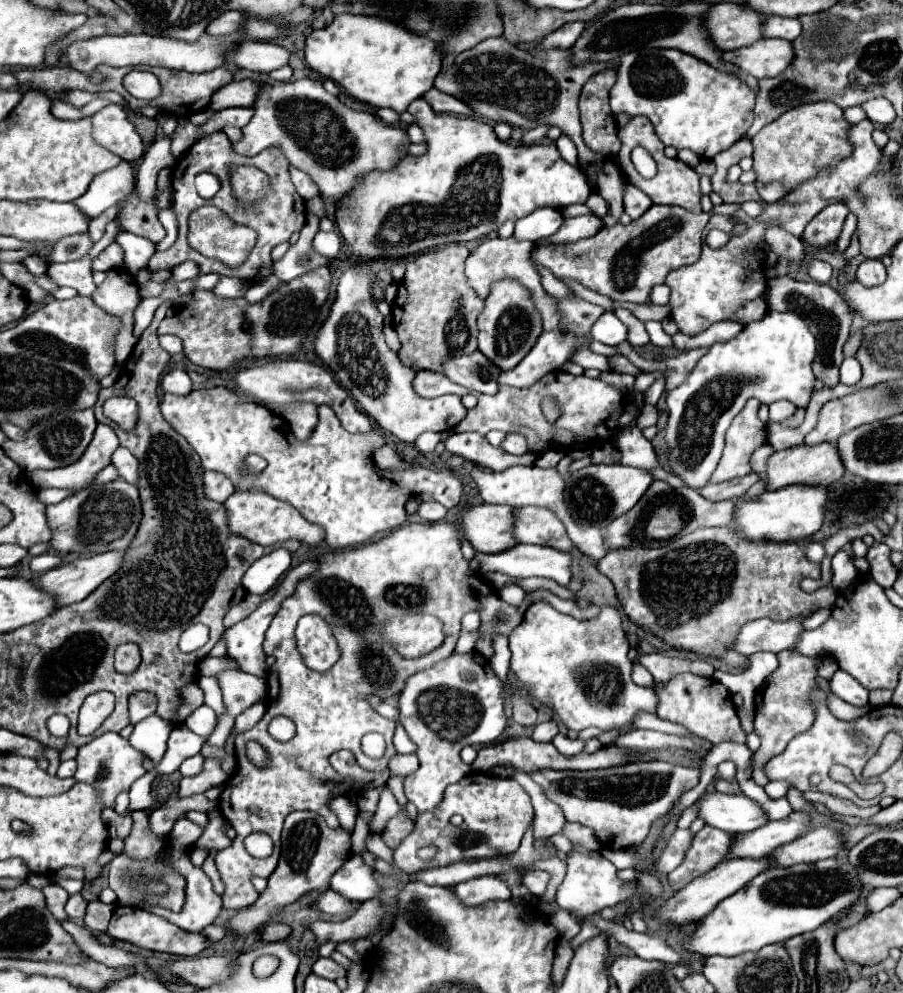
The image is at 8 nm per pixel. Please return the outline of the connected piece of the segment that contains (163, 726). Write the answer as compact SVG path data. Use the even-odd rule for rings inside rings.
M150 714L148 718L140 720L134 726L134 732L130 736L130 744L144 752L152 762L158 762L166 750L166 740L172 732L172 726L164 720L158 718L158 714Z

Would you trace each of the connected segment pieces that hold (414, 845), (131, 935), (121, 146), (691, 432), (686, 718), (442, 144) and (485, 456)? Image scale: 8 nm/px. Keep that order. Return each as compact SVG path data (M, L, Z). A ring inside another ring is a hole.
M470 772L460 782L446 788L442 802L434 810L418 812L414 830L394 850L394 862L402 872L413 874L470 858L494 858L498 854L512 854L518 850L530 822L530 796L516 780L500 780L492 774ZM424 846L436 846L436 856L430 860L420 859L417 853Z
M118 906L112 914L112 920L108 924L108 934L114 940L122 940L122 942L130 942L134 946L146 948L146 950L154 950L154 952L166 952L166 954L176 954L176 956L198 956L206 946L206 938L202 934L192 934L186 930L180 930L178 926L166 922L160 916L154 914L146 914L140 908L132 908L132 906Z
M122 106L104 108L96 112L90 120L92 120L92 138L100 146L118 154L126 162L136 162L142 158L144 144L136 134L134 126L128 122L126 110Z
M770 310L762 320L742 328L738 336L718 342L698 360L682 386L668 392L666 424L666 464L670 472L684 480L684 486L700 490L708 484L724 450L724 436L734 416L746 400L756 398L762 404L788 400L806 406L814 388L810 364L816 354L816 338L802 318Z
M641 664L633 666L631 678L634 683L644 686L653 687L653 690L660 698L658 704L658 716L662 720L674 722L684 726L690 734L704 738L712 744L722 742L722 740L732 740L732 742L744 742L746 734L740 726L740 720L736 716L736 708L732 704L730 692L713 678L700 678L694 674L680 674L666 682L666 686L658 690L654 686L652 675Z
M418 98L414 100L410 106L408 106L408 112L416 118L416 124L420 124L420 128L424 132L430 132L430 148L426 154L422 156L404 156L398 166L394 166L392 170L388 172L368 172L368 174L362 174L358 178L358 182L354 184L354 188L342 196L338 202L336 202L336 226L340 230L340 236L344 238L344 244L348 246L350 254L356 258L356 262L366 262L366 260L380 260L380 258L386 258L386 260L392 260L392 258L402 258L402 256L414 256L422 250L428 250L428 248L434 248L434 246L444 246L444 244L452 244L452 242L470 242L470 240L476 240L476 238L482 238L482 236L488 236L490 232L496 232L506 220L520 220L528 214L532 214L534 210L538 208L544 208L544 206L550 206L550 208L566 208L570 204L584 204L588 200L588 194L586 194L586 184L588 180L584 178L584 174L568 164L566 160L562 158L556 158L560 156L556 146L554 144L530 144L530 146L516 146L516 144L508 144L508 142L502 142L496 138L494 134L494 128L482 120L472 120L472 118L464 118L464 116L452 116L452 114L436 114L430 104L424 100L424 98Z
M464 432L464 434L450 434L446 440L446 450L454 456L462 456L464 460L470 460L472 464L480 468L488 468L492 472L506 470L514 464L532 466L536 460L536 454L528 454L528 460L524 456L510 456L502 448L494 448L484 436L476 432Z

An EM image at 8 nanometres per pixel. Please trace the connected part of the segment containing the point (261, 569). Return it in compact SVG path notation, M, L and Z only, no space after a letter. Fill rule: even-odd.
M276 548L270 554L262 556L242 578L244 588L250 594L264 594L266 590L270 590L274 586L274 582L286 572L290 570L290 562L292 562L292 554L286 548Z

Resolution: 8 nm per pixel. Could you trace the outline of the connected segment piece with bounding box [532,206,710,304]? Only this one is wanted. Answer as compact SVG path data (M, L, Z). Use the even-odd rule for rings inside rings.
M652 206L646 214L642 214L638 220L632 220L628 226L624 224L614 224L614 226L604 226L598 234L592 238L584 238L572 244L550 244L550 246L538 246L532 250L532 258L546 266L556 278L570 278L580 282L582 286L600 292L612 300L624 300L624 302L634 302L634 304L648 304L648 294L654 284L662 284L666 274L670 270L694 264L700 258L700 236L702 230L708 222L708 214L692 214L680 206Z

